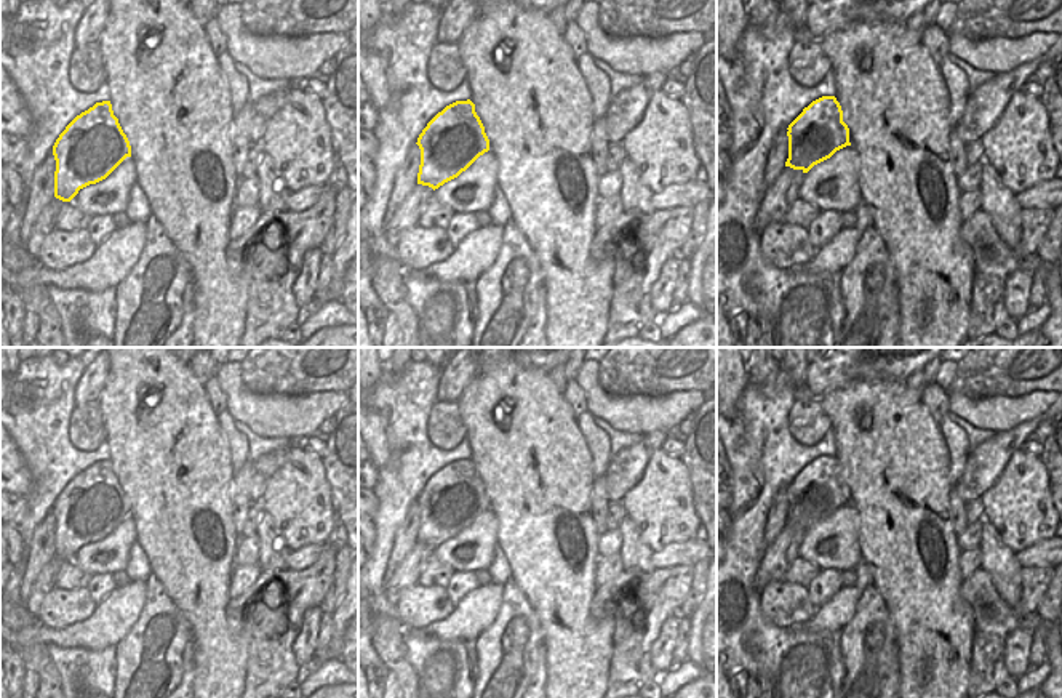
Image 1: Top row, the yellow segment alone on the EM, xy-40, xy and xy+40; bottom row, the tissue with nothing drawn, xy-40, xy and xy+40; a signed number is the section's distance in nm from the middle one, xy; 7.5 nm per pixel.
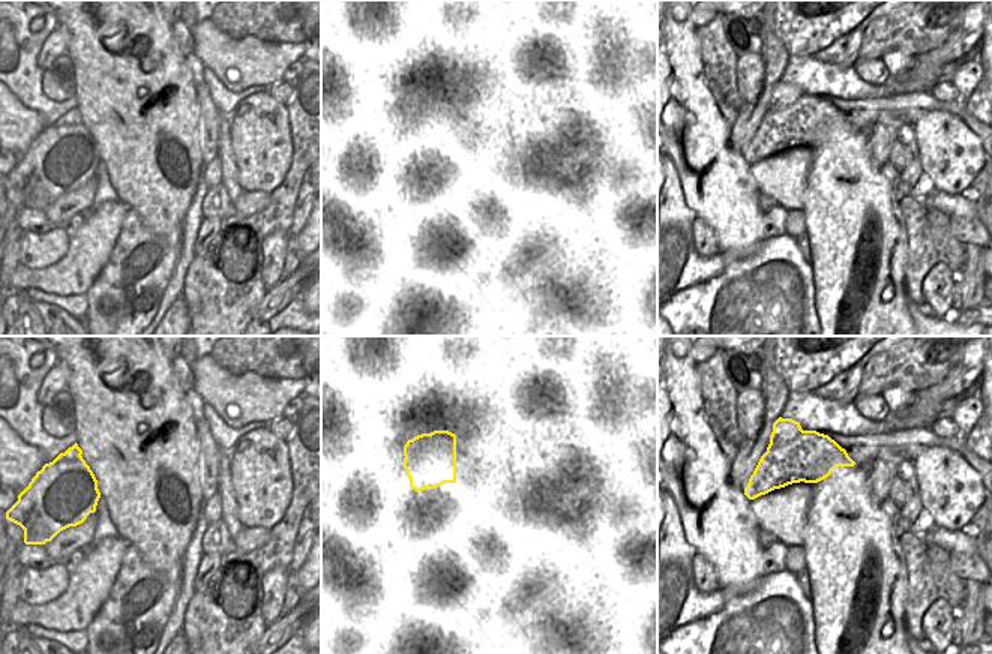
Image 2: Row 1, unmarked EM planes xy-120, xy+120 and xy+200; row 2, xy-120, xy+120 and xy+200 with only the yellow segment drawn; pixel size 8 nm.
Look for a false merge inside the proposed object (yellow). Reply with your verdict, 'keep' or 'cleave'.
cleave

